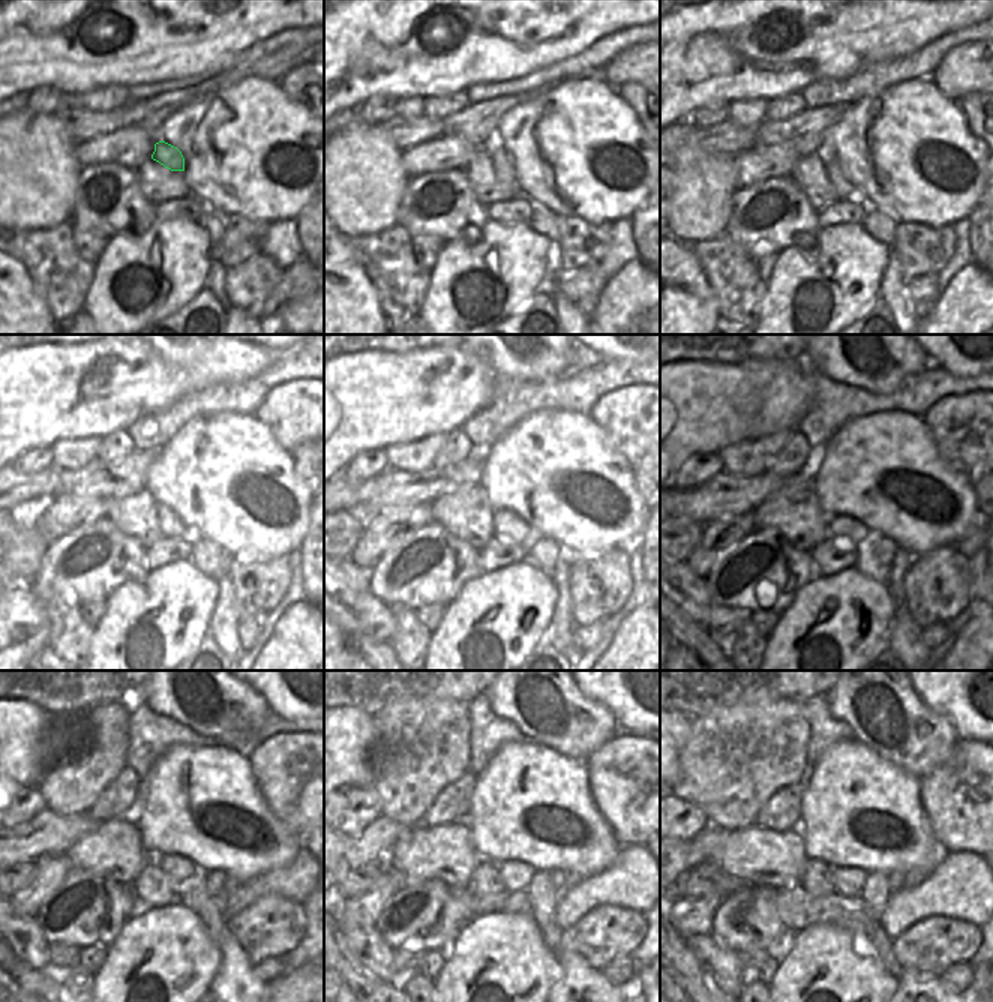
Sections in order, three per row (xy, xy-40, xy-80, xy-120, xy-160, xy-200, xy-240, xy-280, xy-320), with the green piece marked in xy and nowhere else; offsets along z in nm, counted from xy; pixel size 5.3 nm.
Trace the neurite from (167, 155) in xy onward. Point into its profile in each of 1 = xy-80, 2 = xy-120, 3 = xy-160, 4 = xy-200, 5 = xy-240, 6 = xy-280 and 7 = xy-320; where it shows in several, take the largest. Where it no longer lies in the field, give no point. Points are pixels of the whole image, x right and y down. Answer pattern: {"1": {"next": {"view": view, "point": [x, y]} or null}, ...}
{"1": {"next": {"view": "xy-80", "point": [839, 177]}}, "2": {"next": {"view": "xy-120", "point": [171, 525]}}, "3": {"next": {"view": "xy-160", "point": [507, 525]}}, "4": {"next": {"view": "xy-200", "point": [846, 528]}}, "5": {"next": {"view": "xy-240", "point": [177, 869]}}, "6": {"next": {"view": "xy-280", "point": [515, 875]}}, "7": {"next": {"view": "xy-320", "point": [848, 881]}}}

